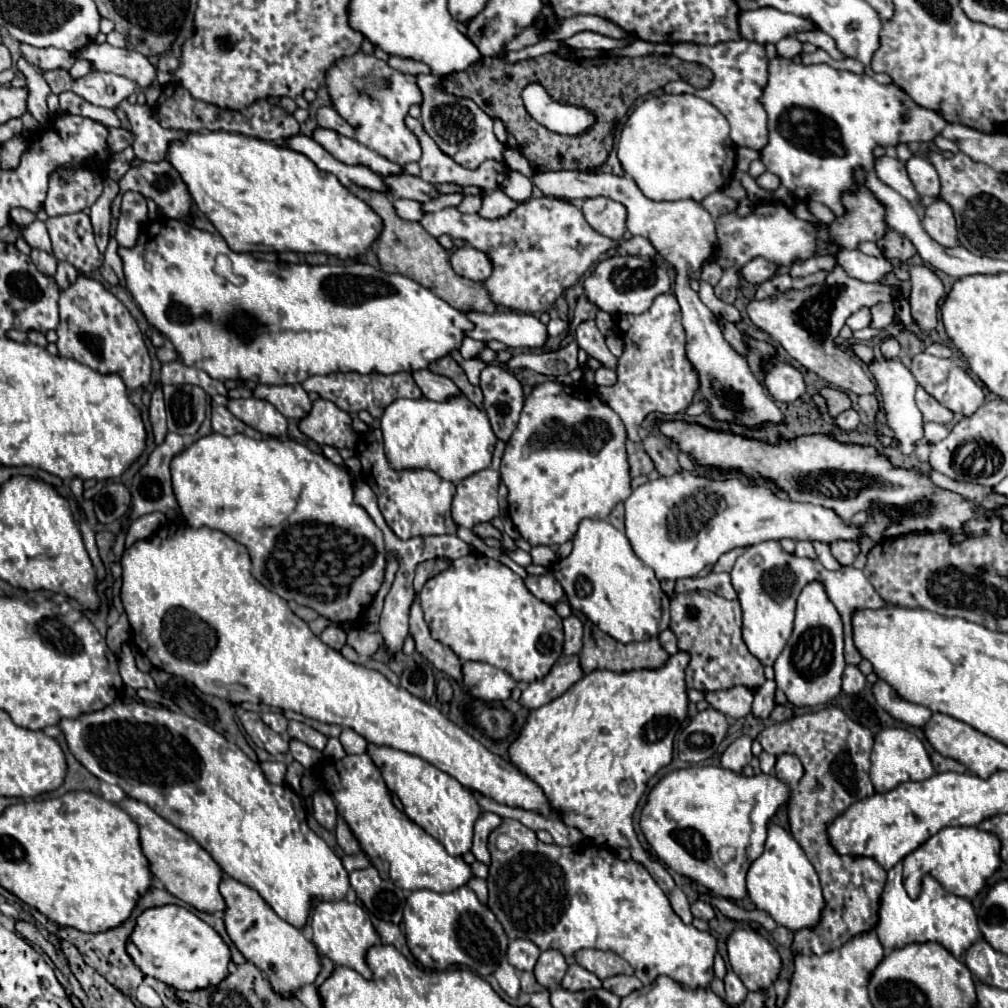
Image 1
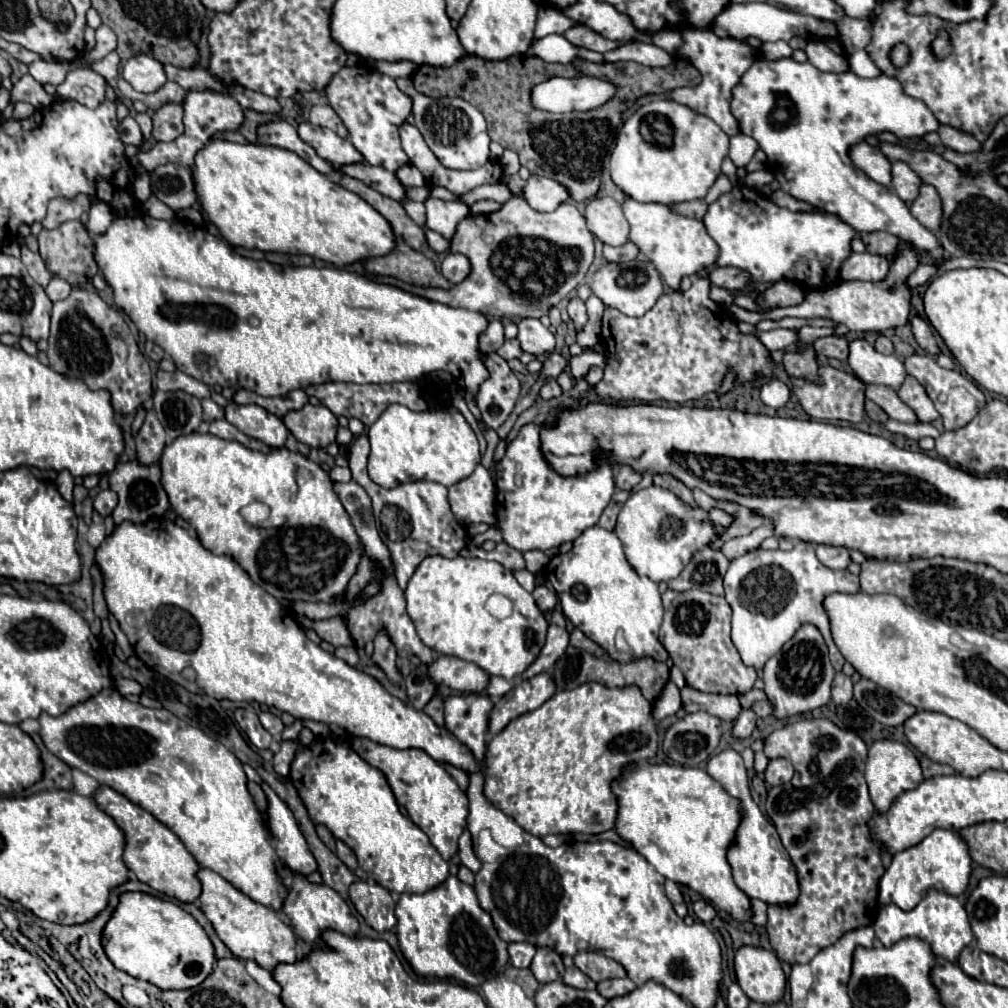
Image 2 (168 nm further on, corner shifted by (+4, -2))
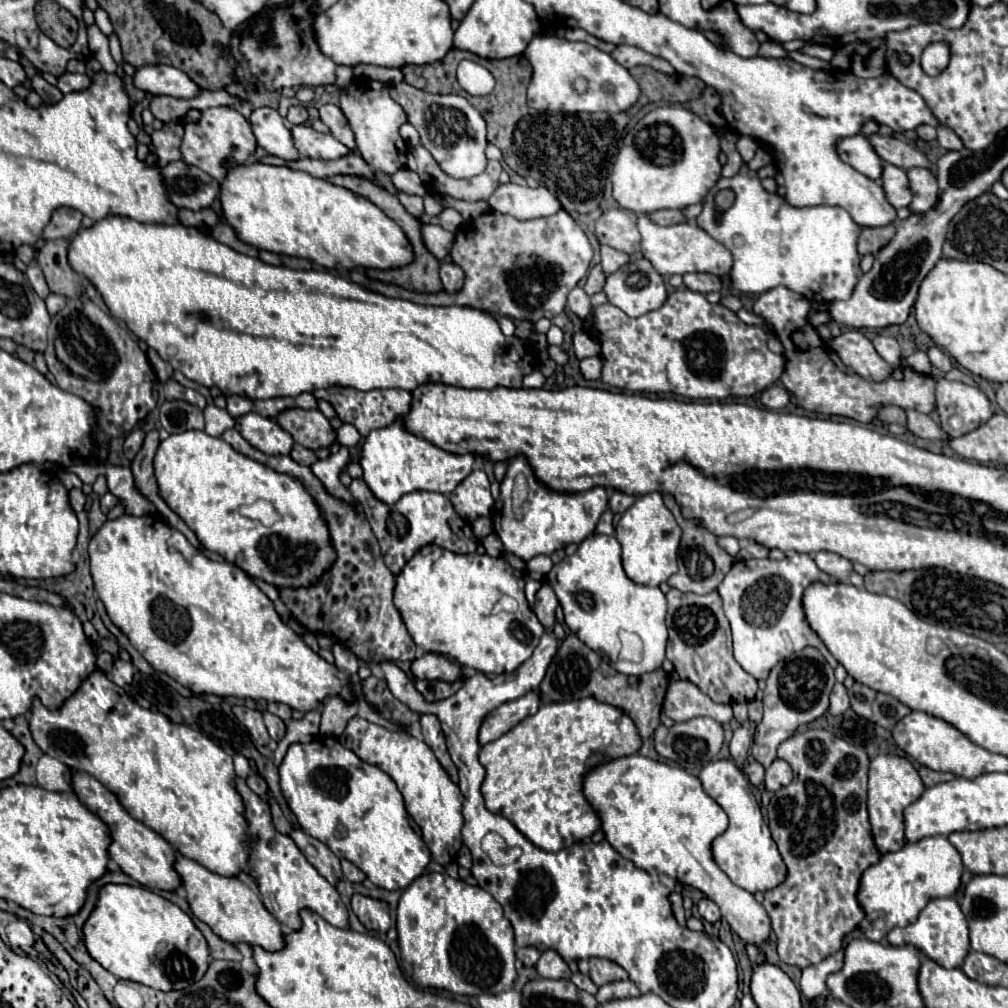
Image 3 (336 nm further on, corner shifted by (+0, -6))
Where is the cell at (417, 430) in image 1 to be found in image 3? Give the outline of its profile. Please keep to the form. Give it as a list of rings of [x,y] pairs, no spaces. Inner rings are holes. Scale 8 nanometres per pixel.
[[[397,416],[393,424],[373,430],[363,444],[361,460],[363,480],[371,492],[387,504],[395,504],[403,494],[415,490],[431,490],[441,494],[451,494],[471,472],[475,464],[473,454],[453,454],[433,446],[425,438],[411,434],[405,428],[405,418]]]

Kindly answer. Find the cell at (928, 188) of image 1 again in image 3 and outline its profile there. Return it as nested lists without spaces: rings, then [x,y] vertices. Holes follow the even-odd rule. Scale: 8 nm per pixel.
[[[893,164],[883,166],[883,176],[881,176],[881,186],[887,194],[887,200],[895,206],[909,206],[913,200],[913,192],[909,190],[909,180],[907,172],[903,168],[897,168]]]

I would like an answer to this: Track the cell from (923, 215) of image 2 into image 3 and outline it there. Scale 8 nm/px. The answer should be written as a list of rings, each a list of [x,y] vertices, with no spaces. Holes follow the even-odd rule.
[[[911,168],[907,170],[907,176],[909,176],[909,186],[913,190],[913,202],[909,208],[915,214],[933,210],[939,198],[939,186],[937,186],[935,174],[925,168]]]

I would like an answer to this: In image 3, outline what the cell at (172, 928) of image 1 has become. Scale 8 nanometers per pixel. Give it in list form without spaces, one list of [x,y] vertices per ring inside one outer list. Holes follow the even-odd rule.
[[[107,884],[83,928],[89,954],[111,974],[163,992],[199,982],[209,968],[209,946],[191,916],[143,886]]]

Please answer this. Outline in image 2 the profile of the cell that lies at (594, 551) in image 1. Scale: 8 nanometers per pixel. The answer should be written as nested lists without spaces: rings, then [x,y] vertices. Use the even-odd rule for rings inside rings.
[[[601,526],[587,528],[573,542],[573,548],[567,554],[563,554],[563,556],[557,554],[555,558],[551,558],[551,562],[545,568],[545,576],[551,582],[551,586],[555,588],[559,602],[561,602],[561,608],[563,608],[563,614],[571,620],[571,624],[575,628],[579,628],[587,638],[597,642],[613,660],[627,664],[635,658],[653,658],[659,662],[665,662],[669,658],[665,648],[659,644],[659,626],[661,626],[661,618],[663,618],[659,588],[653,580],[649,580],[647,576],[639,576],[631,568],[631,564],[627,562],[627,558],[623,554],[621,540],[617,538],[615,532],[609,532]],[[619,628],[625,632],[625,640],[631,648],[631,654],[617,652],[617,648],[615,648],[615,634]]]

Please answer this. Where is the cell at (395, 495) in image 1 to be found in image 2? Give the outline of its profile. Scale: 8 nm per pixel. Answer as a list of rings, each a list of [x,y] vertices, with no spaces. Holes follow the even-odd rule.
[[[365,434],[357,436],[349,448],[349,458],[351,458],[351,474],[353,480],[365,488],[365,492],[369,494],[371,502],[373,502],[373,514],[379,516],[383,506],[399,506],[403,512],[409,514],[411,520],[411,532],[407,538],[389,538],[383,530],[381,530],[381,540],[387,544],[389,552],[391,552],[391,564],[395,570],[395,578],[399,582],[401,588],[407,586],[407,580],[411,578],[413,570],[419,566],[419,562],[427,556],[433,554],[441,554],[445,558],[455,558],[465,546],[467,546],[467,530],[465,526],[461,526],[448,502],[448,488],[437,484],[437,482],[427,482],[427,480],[419,480],[419,482],[407,482],[407,484],[399,484],[393,490],[385,490],[381,486],[377,486],[375,482],[371,482],[371,478],[367,476],[367,456],[369,456],[369,440]]]

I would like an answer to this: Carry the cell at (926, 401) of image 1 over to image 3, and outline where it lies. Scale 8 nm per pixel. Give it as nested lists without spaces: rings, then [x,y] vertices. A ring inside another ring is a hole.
[[[777,286],[773,290],[763,292],[753,304],[753,312],[765,318],[765,322],[773,328],[773,332],[781,338],[785,346],[783,356],[787,360],[785,366],[787,370],[783,372],[781,382],[795,396],[801,408],[821,416],[847,416],[861,424],[869,424],[875,418],[877,408],[887,404],[895,404],[899,408],[913,408],[923,414],[931,414],[935,410],[935,394],[933,394],[935,380],[927,374],[915,372],[913,368],[899,366],[889,380],[877,384],[857,374],[841,372],[831,362],[827,346],[823,344],[815,328],[807,322],[809,310],[811,310],[809,300],[785,286]]]

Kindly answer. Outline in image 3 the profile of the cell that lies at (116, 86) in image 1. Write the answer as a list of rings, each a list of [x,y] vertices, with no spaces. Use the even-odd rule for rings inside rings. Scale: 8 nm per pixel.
[[[65,72],[63,76],[59,76],[59,82],[57,82],[57,88],[63,94],[87,90],[89,86],[91,86],[91,76],[89,74],[71,74],[71,72]]]

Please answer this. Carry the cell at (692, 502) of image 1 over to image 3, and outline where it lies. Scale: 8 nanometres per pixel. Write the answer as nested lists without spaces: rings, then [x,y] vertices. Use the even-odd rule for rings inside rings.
[[[649,492],[637,496],[635,504],[629,510],[625,510],[625,514],[621,516],[615,536],[623,546],[625,574],[633,582],[659,586],[677,572],[677,550],[681,542],[681,528],[677,526],[673,514],[665,506],[661,492]]]

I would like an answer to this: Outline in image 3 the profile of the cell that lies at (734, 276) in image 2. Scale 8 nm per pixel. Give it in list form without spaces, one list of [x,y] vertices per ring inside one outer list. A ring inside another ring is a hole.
[[[685,274],[683,282],[687,288],[701,292],[701,294],[709,294],[709,292],[721,292],[723,284],[719,276],[713,274]]]

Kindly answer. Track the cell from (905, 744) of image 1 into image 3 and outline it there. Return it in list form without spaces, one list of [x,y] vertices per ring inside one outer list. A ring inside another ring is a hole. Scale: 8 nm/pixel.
[[[879,754],[871,760],[869,766],[869,820],[873,826],[873,838],[881,854],[887,852],[897,852],[905,846],[905,836],[903,836],[903,808],[915,802],[925,790],[925,784],[921,782],[917,770],[913,764],[895,754]]]

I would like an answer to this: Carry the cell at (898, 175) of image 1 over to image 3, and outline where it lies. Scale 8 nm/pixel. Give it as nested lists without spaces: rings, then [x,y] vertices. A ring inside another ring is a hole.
[[[863,134],[843,138],[837,146],[837,152],[839,152],[843,162],[853,166],[857,172],[865,174],[867,178],[871,178],[871,180],[881,178],[883,162],[881,162],[881,158],[877,156],[877,152],[873,150],[873,146],[869,144],[869,140]]]

